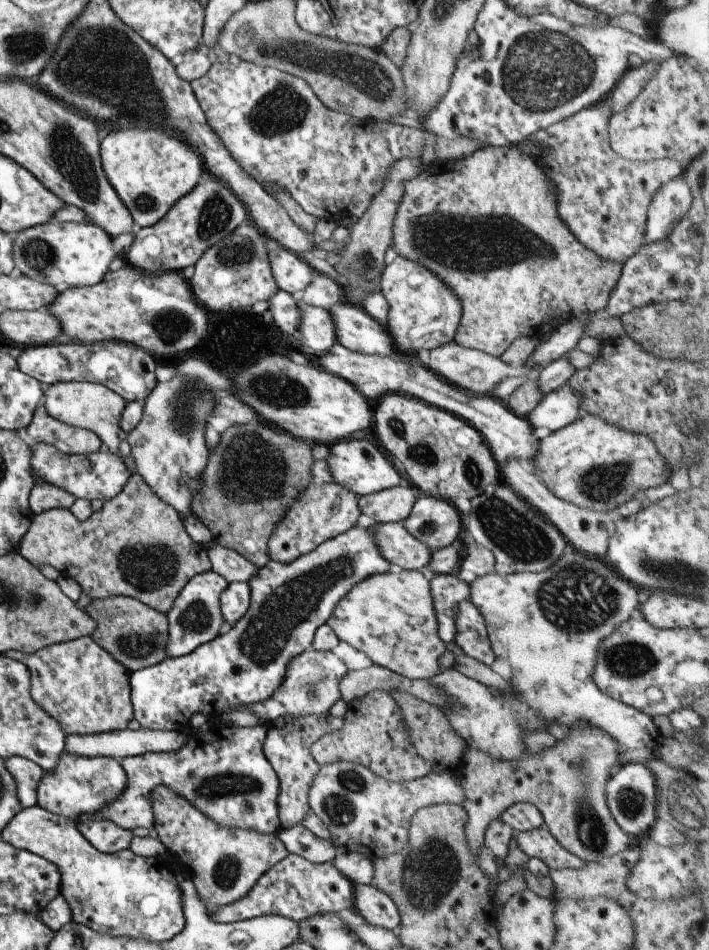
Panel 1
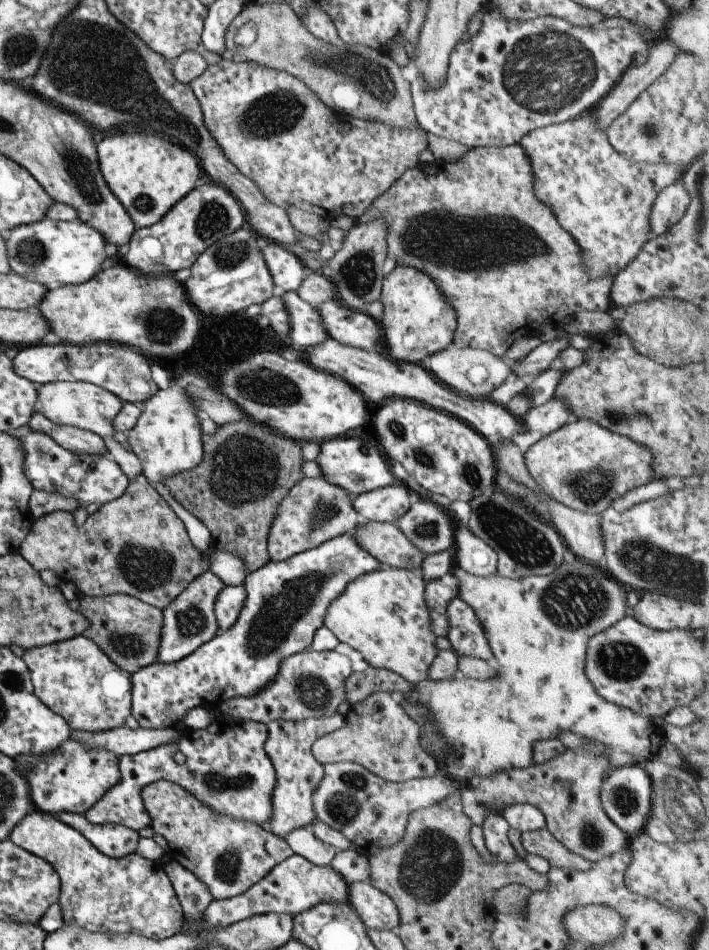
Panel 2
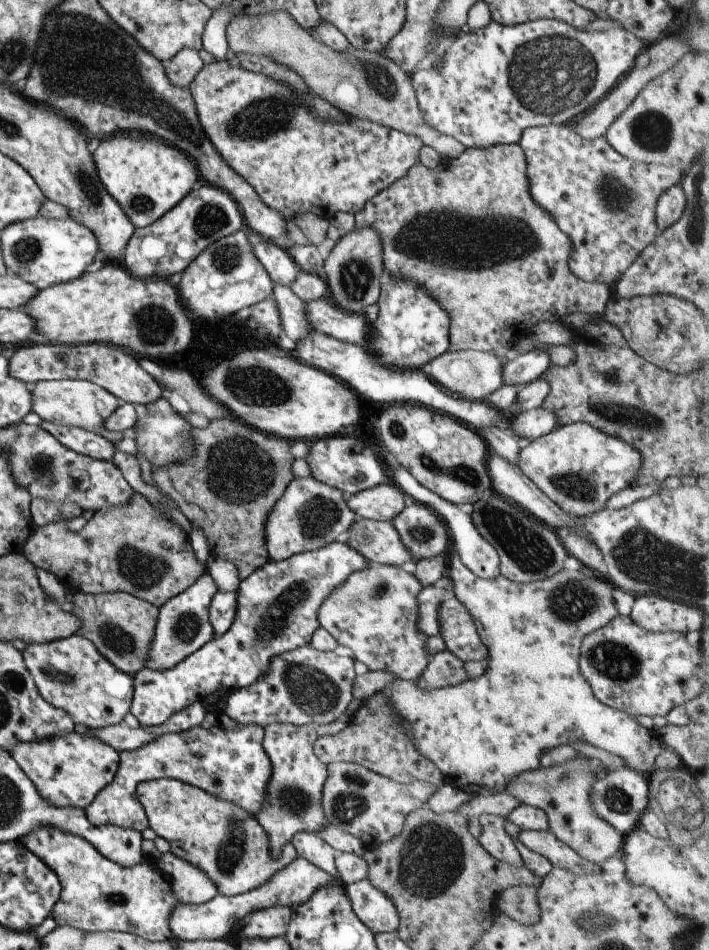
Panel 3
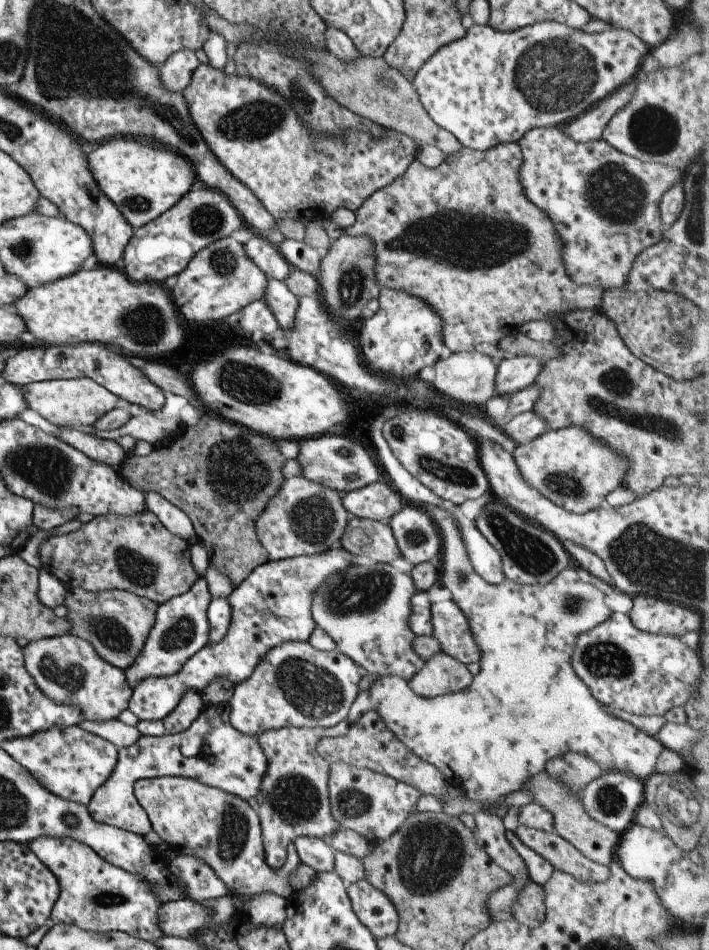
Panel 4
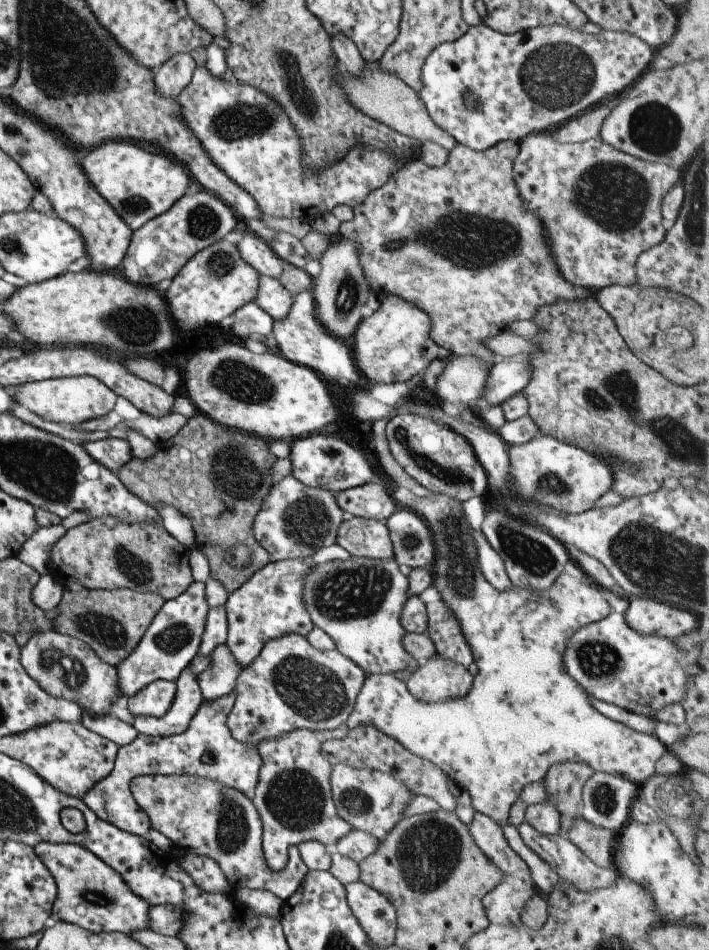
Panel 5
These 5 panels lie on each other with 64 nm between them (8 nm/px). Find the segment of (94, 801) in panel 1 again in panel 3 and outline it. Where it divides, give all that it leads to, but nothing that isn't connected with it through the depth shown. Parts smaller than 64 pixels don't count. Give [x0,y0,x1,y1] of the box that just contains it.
[9,730,118,809]

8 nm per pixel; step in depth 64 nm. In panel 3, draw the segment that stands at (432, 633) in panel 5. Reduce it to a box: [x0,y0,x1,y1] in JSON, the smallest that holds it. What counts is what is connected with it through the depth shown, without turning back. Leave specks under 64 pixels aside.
[438,589,487,662]

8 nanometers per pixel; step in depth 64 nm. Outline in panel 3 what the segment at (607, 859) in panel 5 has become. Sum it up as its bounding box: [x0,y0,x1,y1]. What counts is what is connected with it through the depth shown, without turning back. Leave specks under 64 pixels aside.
[504,758,624,864]

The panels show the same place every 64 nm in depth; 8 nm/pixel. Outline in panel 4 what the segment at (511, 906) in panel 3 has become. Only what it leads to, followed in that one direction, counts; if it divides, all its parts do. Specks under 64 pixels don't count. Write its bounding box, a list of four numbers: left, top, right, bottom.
[511,881,545,928]

